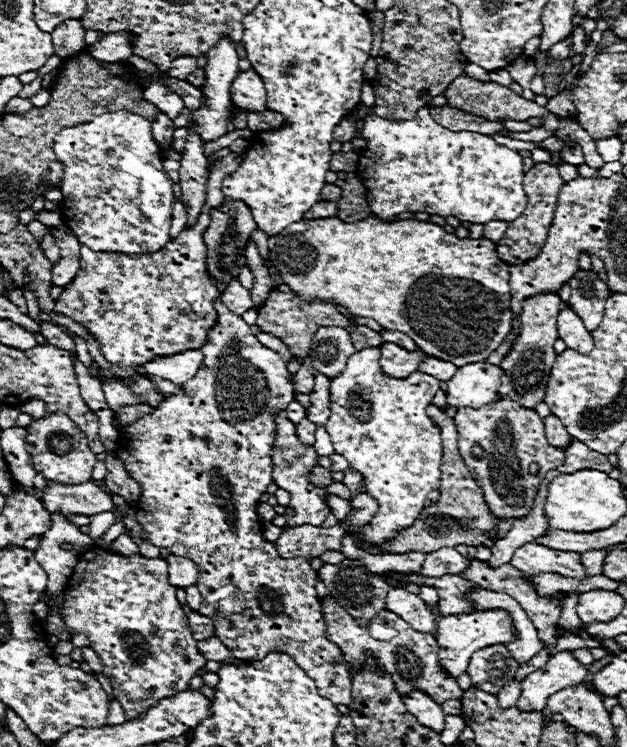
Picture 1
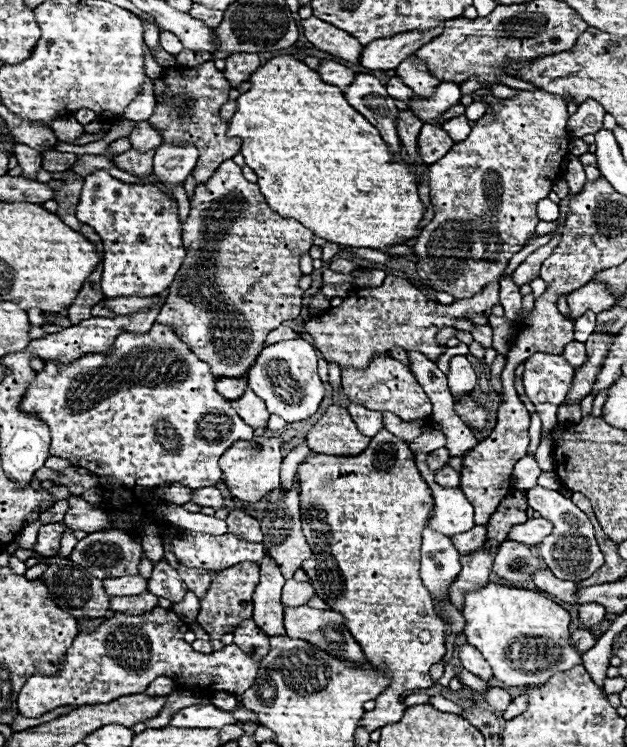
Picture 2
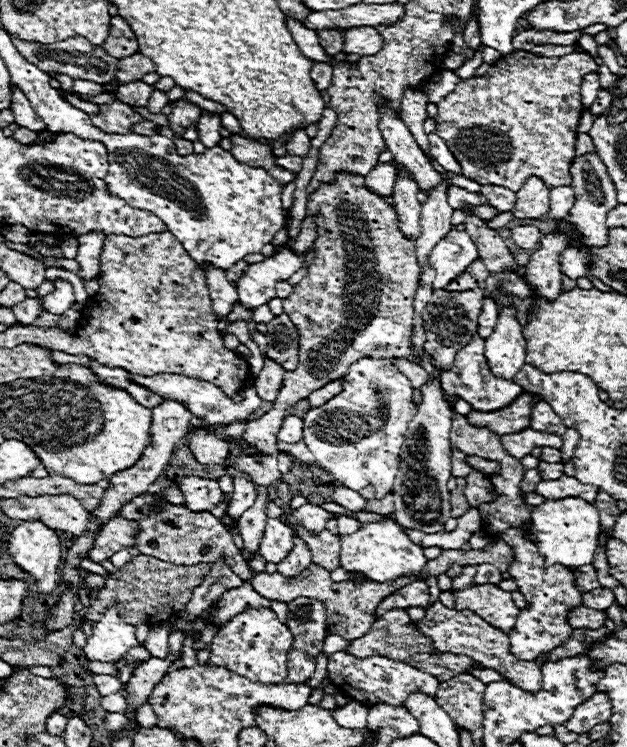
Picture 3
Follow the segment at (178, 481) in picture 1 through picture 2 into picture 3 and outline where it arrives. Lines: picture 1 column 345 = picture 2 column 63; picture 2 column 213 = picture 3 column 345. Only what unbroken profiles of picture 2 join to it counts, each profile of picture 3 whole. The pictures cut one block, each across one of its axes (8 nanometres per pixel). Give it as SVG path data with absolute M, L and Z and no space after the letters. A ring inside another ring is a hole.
M336 652L336 654L332 654L332 656L328 658L327 672L330 680L334 682L334 686L340 686L340 688L346 686L346 692L344 692L344 694L348 694L352 700L358 700L358 702L362 702L362 704L366 704L366 706L376 706L376 704L404 706L406 698L408 698L410 694L414 694L414 692L422 692L422 694L426 694L426 696L430 696L430 698L436 700L436 690L438 690L438 684L440 684L434 676L430 676L430 674L426 674L426 672L422 672L422 670L410 666L410 664L390 660L390 658L386 658L386 656L374 656L374 660L370 660L370 658L354 658L354 656L350 656L350 654Z

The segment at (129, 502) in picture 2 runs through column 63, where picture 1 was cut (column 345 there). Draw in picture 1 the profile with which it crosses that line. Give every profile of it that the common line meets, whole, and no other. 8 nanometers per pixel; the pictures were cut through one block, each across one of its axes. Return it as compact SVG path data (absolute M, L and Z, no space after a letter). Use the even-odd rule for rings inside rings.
M364 348L364 350L358 350L356 354L352 354L352 356L348 358L346 370L344 370L340 376L330 378L330 410L332 410L332 414L330 414L330 420L326 422L326 430L328 430L328 434L330 434L332 442L334 442L336 454L342 454L342 456L350 462L350 468L362 474L364 484L366 484L366 492L368 492L372 498L378 500L378 512L376 512L374 520L368 524L368 528L366 528L366 532L364 532L364 536L366 536L368 540L372 540L372 542L382 542L384 538L394 536L396 530L408 528L408 526L418 518L420 510L424 508L424 500L426 500L428 492L432 492L432 490L436 490L436 488L440 486L440 476L442 476L442 472L440 472L440 466L442 466L442 438L440 438L440 430L438 430L438 428L432 424L432 420L426 416L426 406L432 402L434 394L440 390L440 382L438 382L436 378L428 376L428 374L422 374L422 372L412 372L408 378L402 378L402 380L400 380L400 378L392 378L392 376L388 376L388 374L382 372L382 368L380 368L380 364L378 364L378 358L380 358L380 348Z

